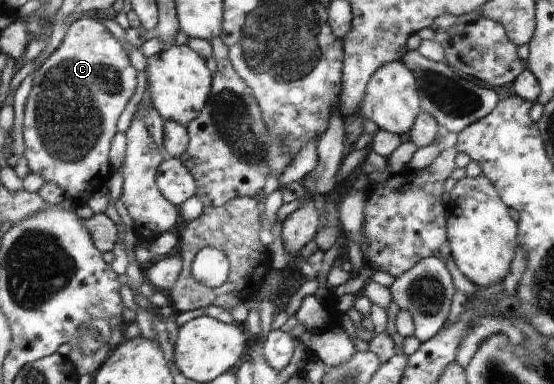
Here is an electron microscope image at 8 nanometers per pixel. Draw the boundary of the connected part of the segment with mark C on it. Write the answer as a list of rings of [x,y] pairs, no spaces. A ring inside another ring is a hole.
[[[84,17],[73,22],[68,28],[67,35],[62,41],[62,44],[57,50],[55,50],[50,57],[35,71],[35,84],[28,98],[25,110],[25,122],[24,122],[24,139],[25,139],[25,157],[28,160],[30,169],[34,173],[41,175],[46,182],[57,183],[64,191],[66,197],[70,198],[72,201],[78,204],[87,204],[89,197],[93,195],[95,189],[101,189],[105,187],[107,179],[111,177],[111,163],[109,163],[109,147],[111,147],[111,139],[115,137],[117,133],[117,119],[119,115],[123,113],[125,105],[129,103],[129,99],[133,97],[135,93],[135,85],[137,85],[137,71],[133,69],[133,65],[129,63],[127,59],[127,53],[125,49],[121,47],[121,43],[103,27],[103,22],[93,21],[92,18]]]

